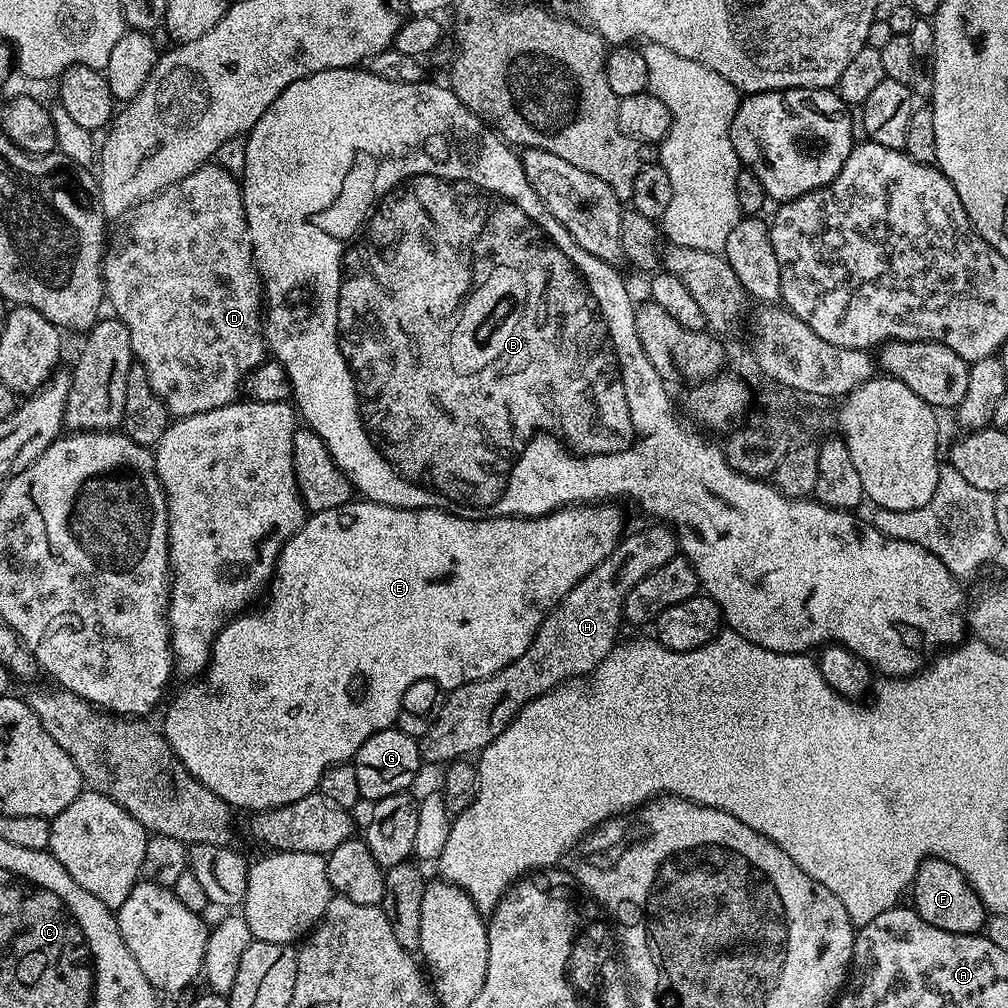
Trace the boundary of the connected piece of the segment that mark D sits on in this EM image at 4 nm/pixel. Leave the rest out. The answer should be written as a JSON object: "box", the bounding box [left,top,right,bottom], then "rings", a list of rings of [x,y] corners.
{"box":[102,162,266,418],"rings":[[[215,162],[204,164],[194,174],[184,176],[156,196],[151,196],[136,205],[131,213],[132,221],[128,224],[129,240],[124,240],[116,249],[109,251],[104,257],[102,275],[107,303],[112,303],[115,319],[122,321],[126,330],[130,330],[130,346],[135,363],[141,364],[154,394],[168,407],[168,415],[172,418],[189,416],[190,414],[206,414],[206,410],[218,410],[227,404],[237,403],[242,392],[242,385],[249,372],[266,359],[264,342],[264,321],[262,319],[262,301],[264,290],[260,283],[260,274],[256,271],[256,262],[252,258],[252,243],[248,237],[248,223],[244,213],[244,193],[242,184]]]}

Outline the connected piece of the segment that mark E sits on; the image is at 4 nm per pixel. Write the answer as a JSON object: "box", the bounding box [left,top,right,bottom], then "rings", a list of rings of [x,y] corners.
{"box":[162,498,625,804],"rings":[[[356,498],[342,506],[334,506],[334,510],[311,513],[280,551],[268,605],[257,612],[249,611],[229,620],[212,643],[207,668],[199,678],[185,683],[188,685],[177,694],[162,723],[168,745],[182,766],[186,766],[202,786],[214,790],[218,798],[235,802],[236,792],[256,792],[252,800],[260,800],[260,792],[280,792],[280,796],[268,796],[268,800],[293,804],[300,795],[298,790],[319,789],[320,779],[327,768],[351,761],[366,738],[383,728],[393,727],[405,707],[408,688],[414,687],[419,680],[433,680],[443,690],[451,690],[498,674],[498,670],[522,658],[541,622],[559,600],[570,594],[572,587],[586,578],[586,574],[590,574],[590,570],[594,570],[594,566],[598,566],[598,562],[616,548],[625,531],[624,516],[612,504],[615,503],[585,502],[558,508],[546,516],[490,516],[487,520],[471,520],[437,507],[395,508]]]}

